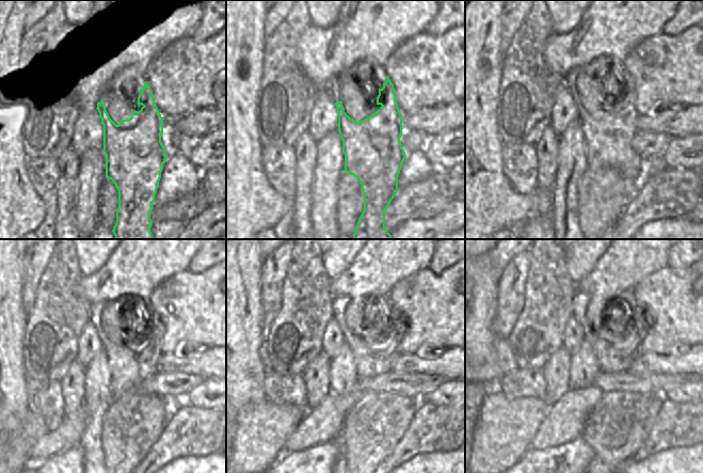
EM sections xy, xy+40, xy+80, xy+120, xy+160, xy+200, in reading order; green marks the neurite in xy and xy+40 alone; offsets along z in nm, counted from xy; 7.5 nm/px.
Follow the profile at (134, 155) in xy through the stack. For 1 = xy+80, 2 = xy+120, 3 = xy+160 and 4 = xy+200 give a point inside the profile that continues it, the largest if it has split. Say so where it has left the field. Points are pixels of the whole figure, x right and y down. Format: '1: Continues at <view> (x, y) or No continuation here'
1: Continues at xy+80 (608, 137)
2: Continues at xy+120 (129, 369)
3: Continues at xy+160 (372, 357)
4: Continues at xy+200 (616, 356)

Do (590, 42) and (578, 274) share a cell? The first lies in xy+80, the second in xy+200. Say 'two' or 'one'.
two

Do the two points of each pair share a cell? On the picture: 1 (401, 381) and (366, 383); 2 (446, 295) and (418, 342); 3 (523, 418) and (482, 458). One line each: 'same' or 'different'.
1: same
2: same
3: same

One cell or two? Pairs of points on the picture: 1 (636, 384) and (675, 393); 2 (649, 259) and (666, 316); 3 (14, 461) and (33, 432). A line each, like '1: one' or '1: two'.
1: two
2: two
3: one

